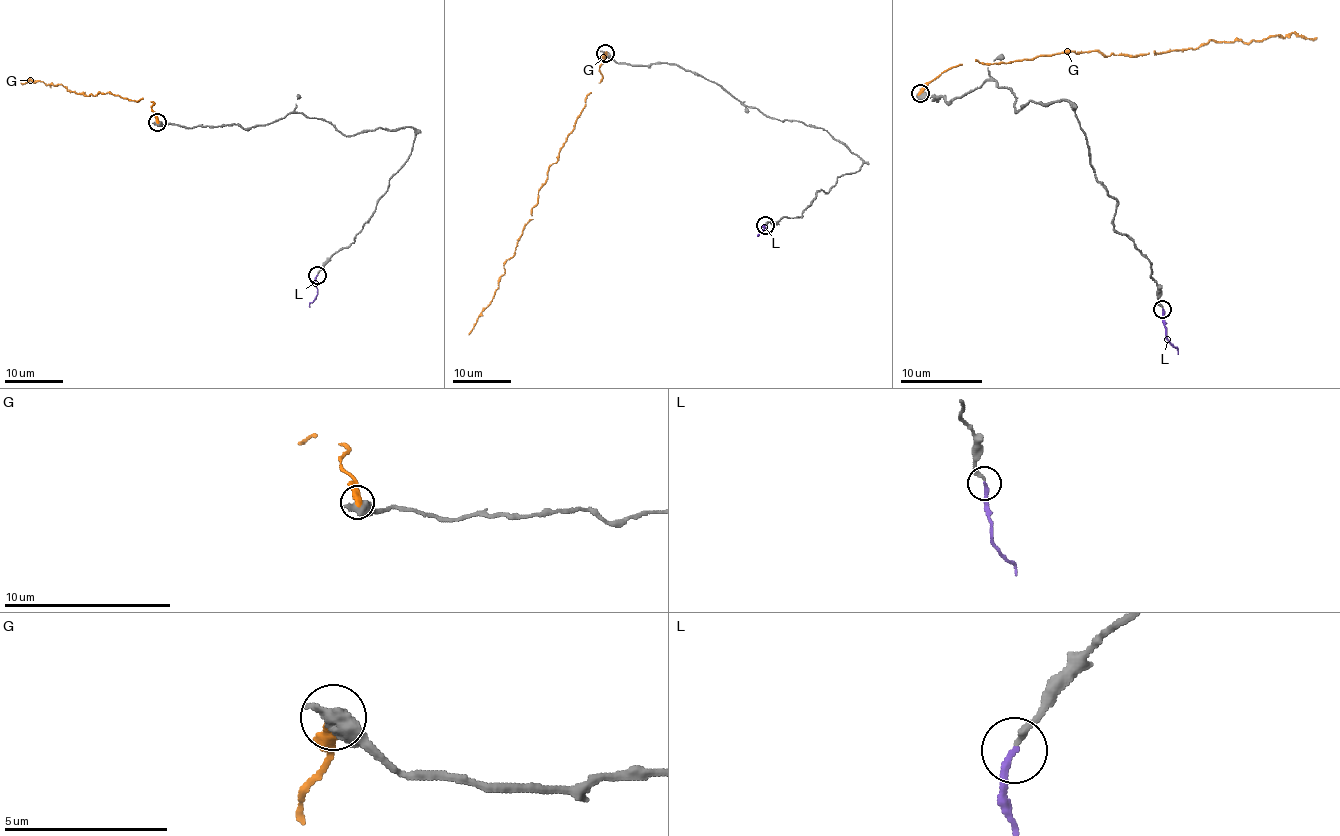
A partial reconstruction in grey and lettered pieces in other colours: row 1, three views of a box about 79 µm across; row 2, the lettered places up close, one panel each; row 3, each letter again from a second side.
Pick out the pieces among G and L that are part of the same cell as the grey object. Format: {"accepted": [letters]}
{"accepted": ["L"]}

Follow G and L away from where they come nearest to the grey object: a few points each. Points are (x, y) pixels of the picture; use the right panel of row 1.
G: (919, 92), (962, 63), (1012, 63), (1071, 51), (1156, 53), (1209, 41), (1250, 43), (1293, 33), (1316, 37)
L: (1162, 308), (1166, 339), (1178, 353)

